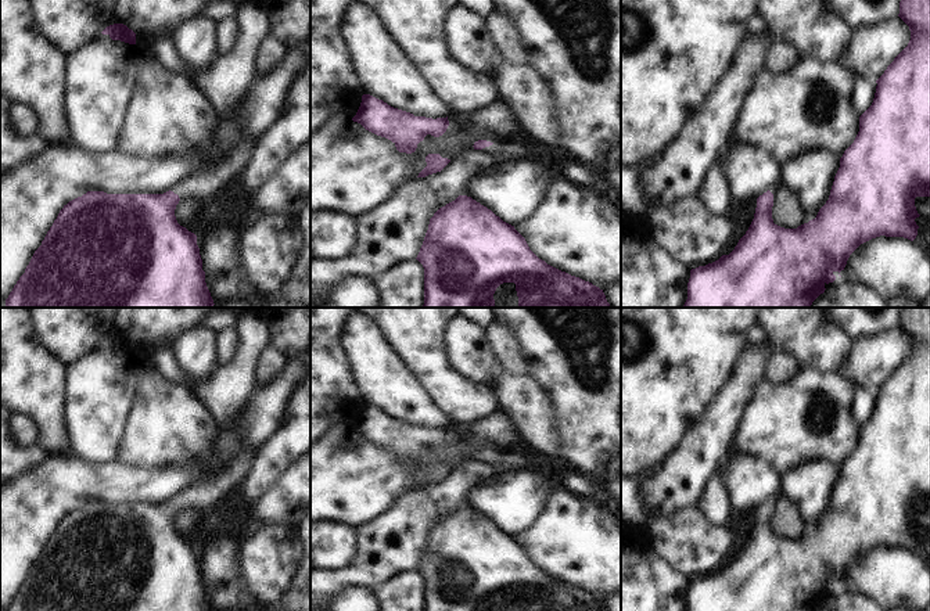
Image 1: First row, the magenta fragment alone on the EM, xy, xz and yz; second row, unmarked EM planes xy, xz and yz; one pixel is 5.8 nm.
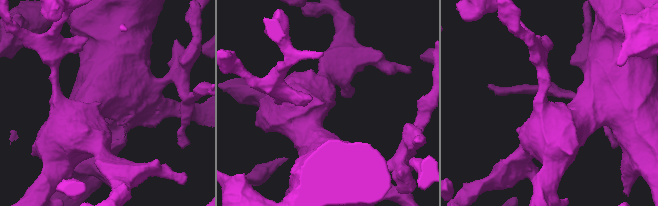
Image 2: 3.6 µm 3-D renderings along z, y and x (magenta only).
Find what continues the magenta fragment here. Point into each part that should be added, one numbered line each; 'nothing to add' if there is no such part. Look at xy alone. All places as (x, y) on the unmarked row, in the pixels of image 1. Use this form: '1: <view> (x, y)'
1: xy (201, 496)

